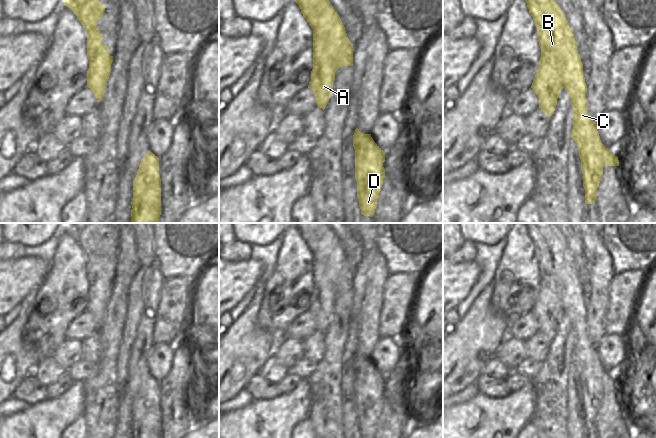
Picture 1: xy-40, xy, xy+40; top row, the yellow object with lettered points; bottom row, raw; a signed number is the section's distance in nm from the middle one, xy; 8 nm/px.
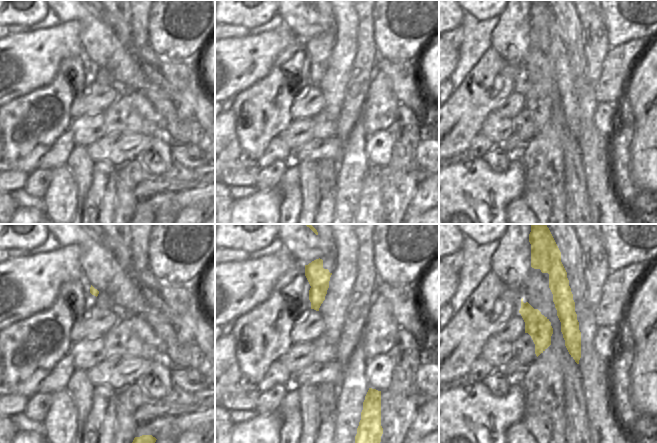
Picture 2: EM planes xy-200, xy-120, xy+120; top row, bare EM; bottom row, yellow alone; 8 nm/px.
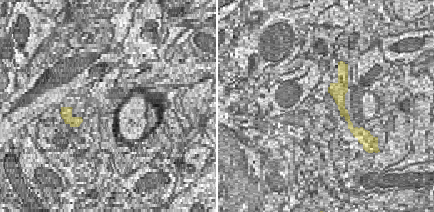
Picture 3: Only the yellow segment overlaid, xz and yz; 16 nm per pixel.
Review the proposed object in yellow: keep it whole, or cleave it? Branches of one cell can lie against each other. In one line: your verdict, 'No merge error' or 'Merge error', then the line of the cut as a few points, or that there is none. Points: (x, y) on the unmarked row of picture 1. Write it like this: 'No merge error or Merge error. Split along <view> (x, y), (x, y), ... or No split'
Merge error. Split along xy (313, 259), (324, 265), (325, 272), (334, 285), (335, 295).

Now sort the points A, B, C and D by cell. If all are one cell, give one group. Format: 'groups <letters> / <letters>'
groups A / B C D

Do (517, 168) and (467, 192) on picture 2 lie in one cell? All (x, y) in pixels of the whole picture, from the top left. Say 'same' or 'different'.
same

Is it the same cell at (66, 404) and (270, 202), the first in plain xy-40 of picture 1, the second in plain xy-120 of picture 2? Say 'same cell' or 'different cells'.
same cell

